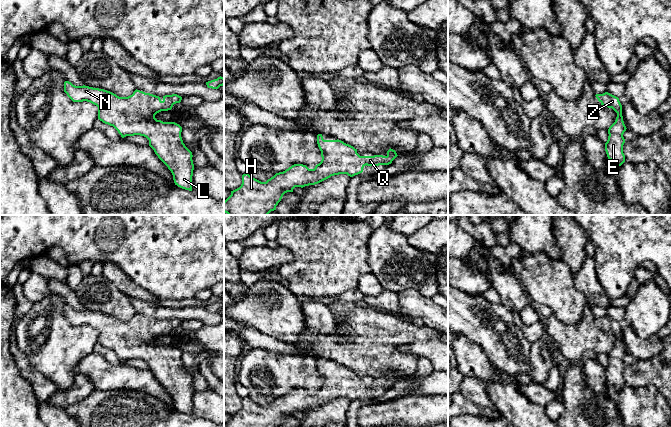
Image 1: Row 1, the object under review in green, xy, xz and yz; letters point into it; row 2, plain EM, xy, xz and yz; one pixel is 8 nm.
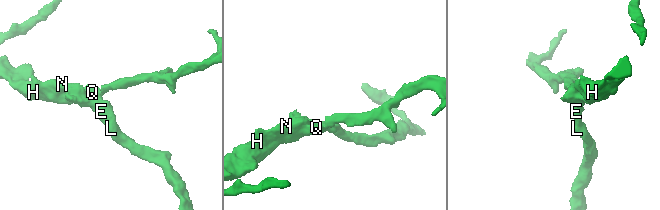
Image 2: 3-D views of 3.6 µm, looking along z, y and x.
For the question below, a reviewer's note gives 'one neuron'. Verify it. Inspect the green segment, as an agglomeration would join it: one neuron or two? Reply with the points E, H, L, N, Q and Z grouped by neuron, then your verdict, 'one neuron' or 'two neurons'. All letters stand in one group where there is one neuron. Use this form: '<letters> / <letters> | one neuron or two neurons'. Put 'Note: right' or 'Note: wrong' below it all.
E H L N Q Z | one neuron
Note: right

